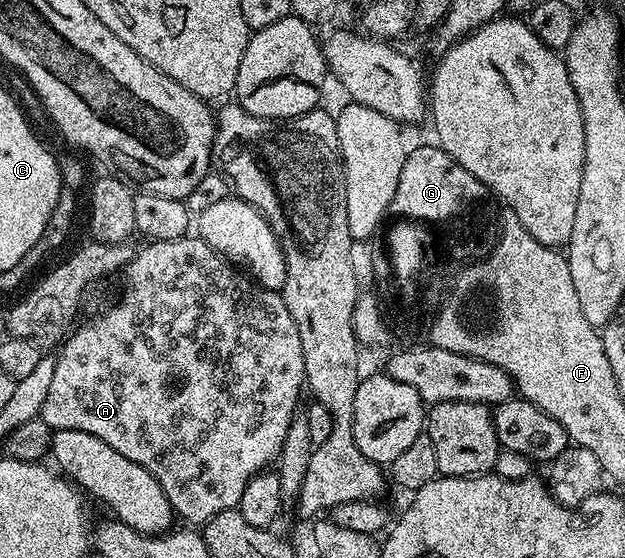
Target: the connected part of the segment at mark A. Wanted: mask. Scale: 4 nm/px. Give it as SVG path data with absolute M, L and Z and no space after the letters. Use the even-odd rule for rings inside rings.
M197 235L152 241L144 246L122 270L123 294L120 295L119 302L109 306L96 321L83 326L80 324L62 342L63 351L60 354L58 352L55 360L53 383L49 383L49 395L45 395L45 407L41 416L53 431L89 431L89 435L105 439L105 443L109 443L113 451L121 451L125 459L133 459L133 463L145 467L145 471L149 471L149 475L153 475L153 479L161 483L176 514L192 521L187 522L192 526L199 527L203 522L213 519L213 515L236 508L251 480L276 464L281 443L285 443L285 435L289 432L289 423L293 423L301 409L299 396L305 393L305 355L297 323L293 323L293 315L289 315L289 307L285 307L282 292L264 289L255 284L238 268L228 264L220 254L214 253Z

